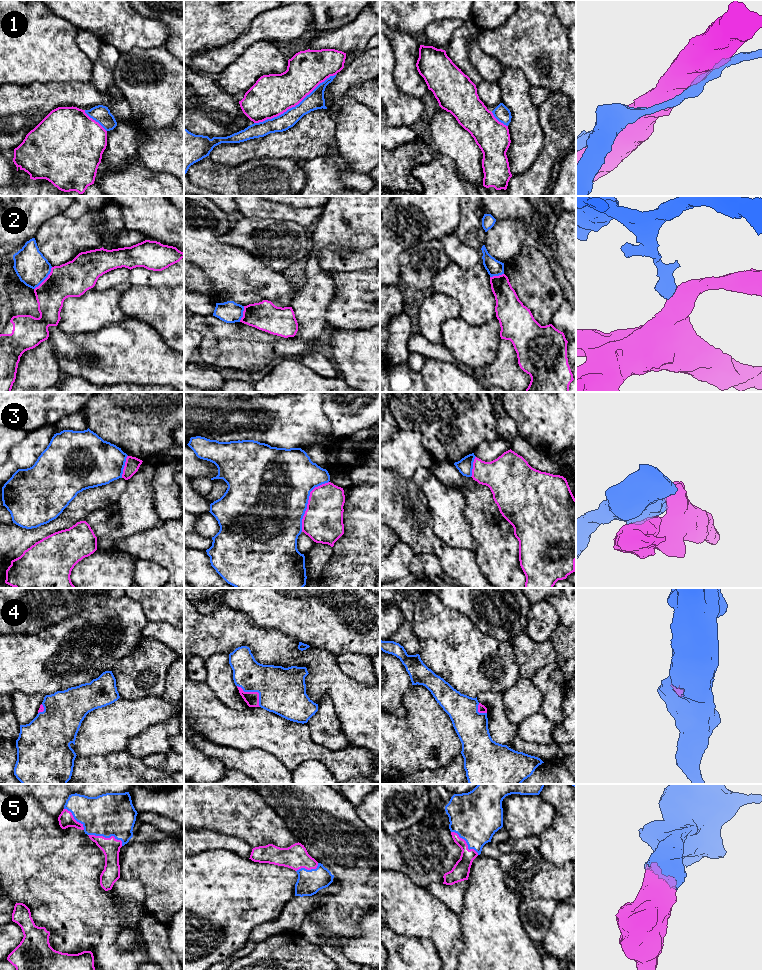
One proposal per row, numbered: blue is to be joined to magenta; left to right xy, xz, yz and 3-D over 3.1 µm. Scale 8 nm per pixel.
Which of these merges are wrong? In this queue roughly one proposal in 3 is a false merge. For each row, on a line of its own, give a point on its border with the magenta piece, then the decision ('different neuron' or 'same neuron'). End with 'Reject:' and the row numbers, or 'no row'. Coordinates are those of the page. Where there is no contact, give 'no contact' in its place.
1: xz (295, 105) | same neuron
2: xy (46, 278) | different neuron
3: xz (308, 503) | different neuron
4: xz (254, 692) | same neuron
5: xy (107, 838) | same neuron
Reject: 2, 3

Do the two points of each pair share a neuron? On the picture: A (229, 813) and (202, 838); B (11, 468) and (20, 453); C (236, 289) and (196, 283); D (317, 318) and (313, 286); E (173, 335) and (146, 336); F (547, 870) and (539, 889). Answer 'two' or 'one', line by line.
A: two
B: two
C: two
D: one
E: two
F: one

